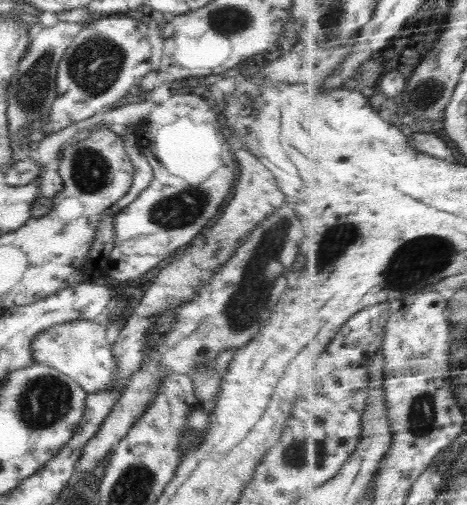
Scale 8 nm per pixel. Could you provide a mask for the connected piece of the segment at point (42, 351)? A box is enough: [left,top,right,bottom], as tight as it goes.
[32,320,117,393]

